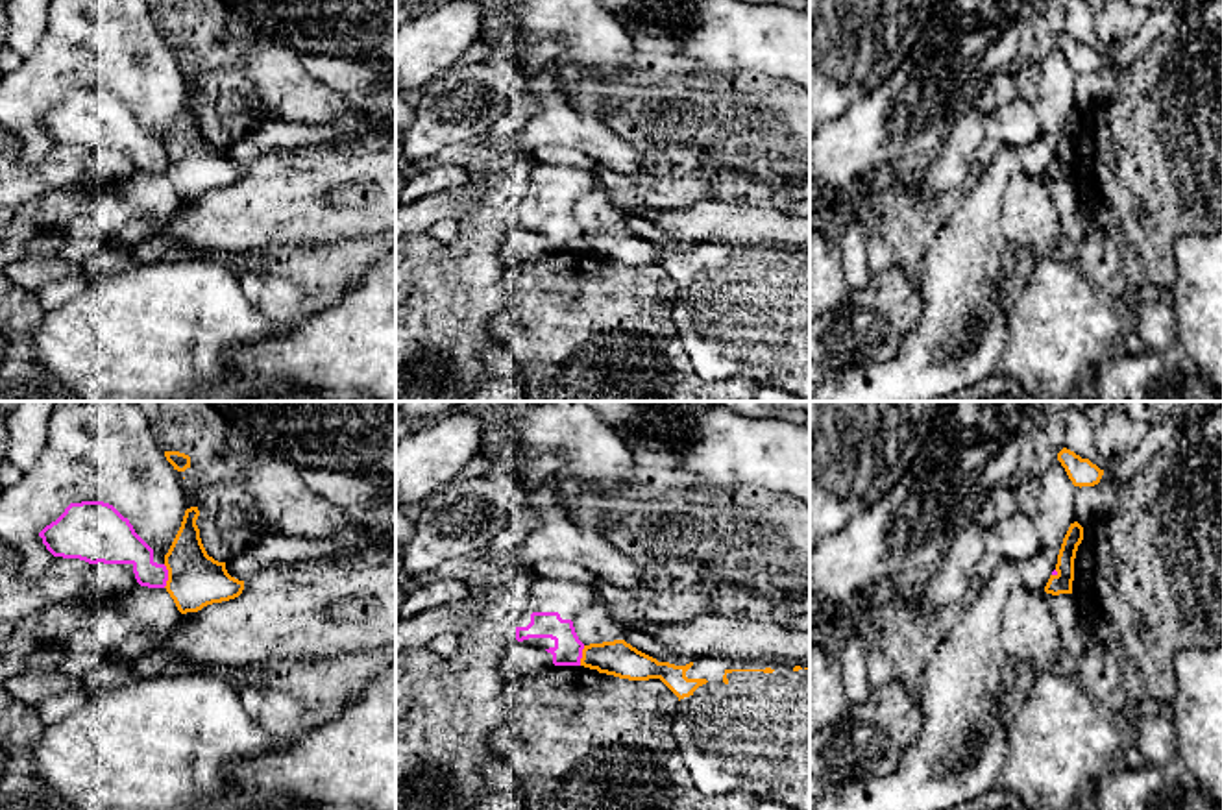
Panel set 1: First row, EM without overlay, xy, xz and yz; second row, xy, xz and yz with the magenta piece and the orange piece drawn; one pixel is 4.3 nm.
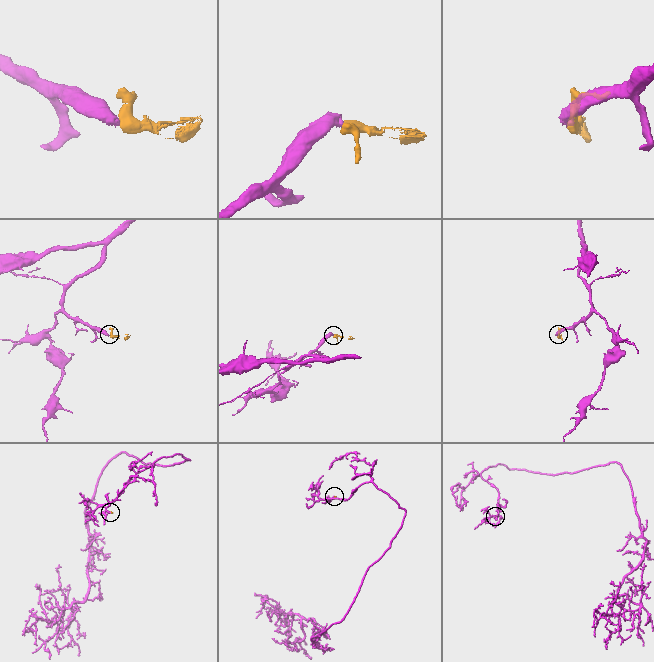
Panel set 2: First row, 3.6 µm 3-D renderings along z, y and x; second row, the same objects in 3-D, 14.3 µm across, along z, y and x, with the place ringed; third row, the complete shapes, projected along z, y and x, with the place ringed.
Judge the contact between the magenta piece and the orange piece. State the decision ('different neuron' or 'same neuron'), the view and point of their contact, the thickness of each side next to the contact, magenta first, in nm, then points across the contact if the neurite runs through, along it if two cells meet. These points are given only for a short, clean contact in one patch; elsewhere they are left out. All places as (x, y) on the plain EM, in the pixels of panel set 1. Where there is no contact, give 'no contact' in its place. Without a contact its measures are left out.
different neuron | xy (167, 161) | 180/240 nm | along xy (163, 150), (167, 156), (165, 172)

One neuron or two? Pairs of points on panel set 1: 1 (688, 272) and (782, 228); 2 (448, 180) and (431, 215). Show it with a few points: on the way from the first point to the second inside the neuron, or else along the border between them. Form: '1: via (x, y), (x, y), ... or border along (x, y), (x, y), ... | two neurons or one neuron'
1: border along (705, 243), (769, 243), (790, 248) | two neurons
2: border along (468, 178), (459, 185), (433, 191), (415, 202) | two neurons

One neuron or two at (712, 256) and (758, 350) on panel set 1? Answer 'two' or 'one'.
one

